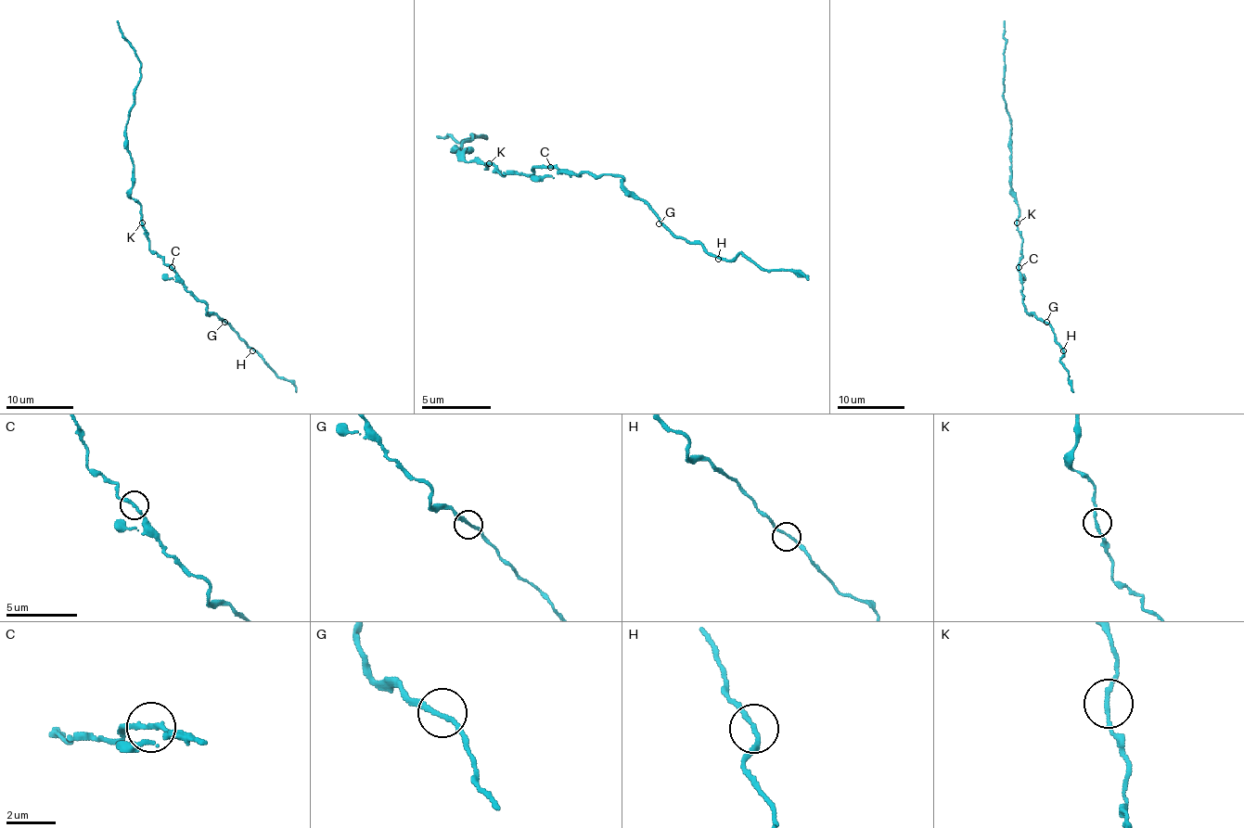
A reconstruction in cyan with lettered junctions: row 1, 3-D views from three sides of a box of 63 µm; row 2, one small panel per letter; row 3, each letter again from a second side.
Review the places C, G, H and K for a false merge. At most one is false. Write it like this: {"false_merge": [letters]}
{"false_merge": []}

